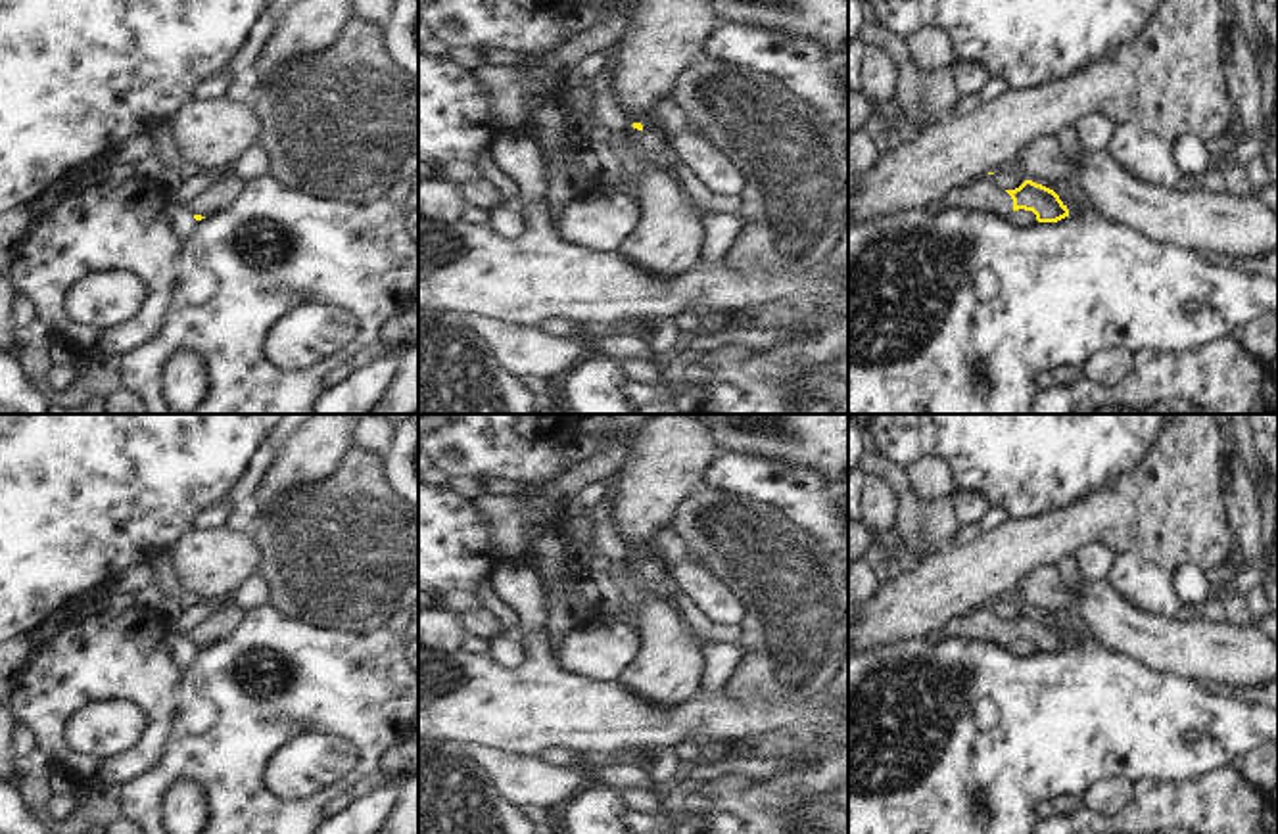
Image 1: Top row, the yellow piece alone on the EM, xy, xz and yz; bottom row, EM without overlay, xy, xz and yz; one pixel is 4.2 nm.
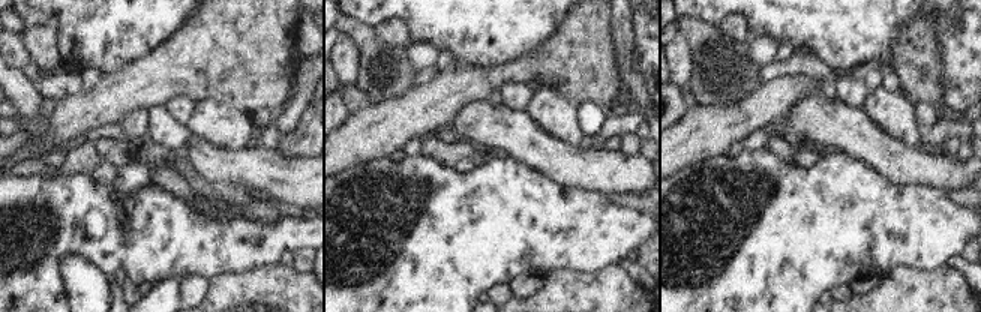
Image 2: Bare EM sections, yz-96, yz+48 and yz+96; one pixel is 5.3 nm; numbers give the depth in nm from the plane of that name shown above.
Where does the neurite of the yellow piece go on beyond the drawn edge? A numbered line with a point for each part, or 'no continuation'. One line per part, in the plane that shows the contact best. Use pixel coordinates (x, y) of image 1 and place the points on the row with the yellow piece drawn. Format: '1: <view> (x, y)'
1: yz (983, 194)

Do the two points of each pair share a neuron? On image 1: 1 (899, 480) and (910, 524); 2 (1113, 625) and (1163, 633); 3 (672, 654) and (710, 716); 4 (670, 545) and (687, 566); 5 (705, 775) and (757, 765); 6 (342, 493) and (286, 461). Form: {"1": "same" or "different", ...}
{"1": "same", "2": "same", "3": "different", "4": "same", "5": "same", "6": "different"}

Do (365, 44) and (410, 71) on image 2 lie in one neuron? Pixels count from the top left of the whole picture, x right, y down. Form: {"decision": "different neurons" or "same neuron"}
{"decision": "same neuron"}

